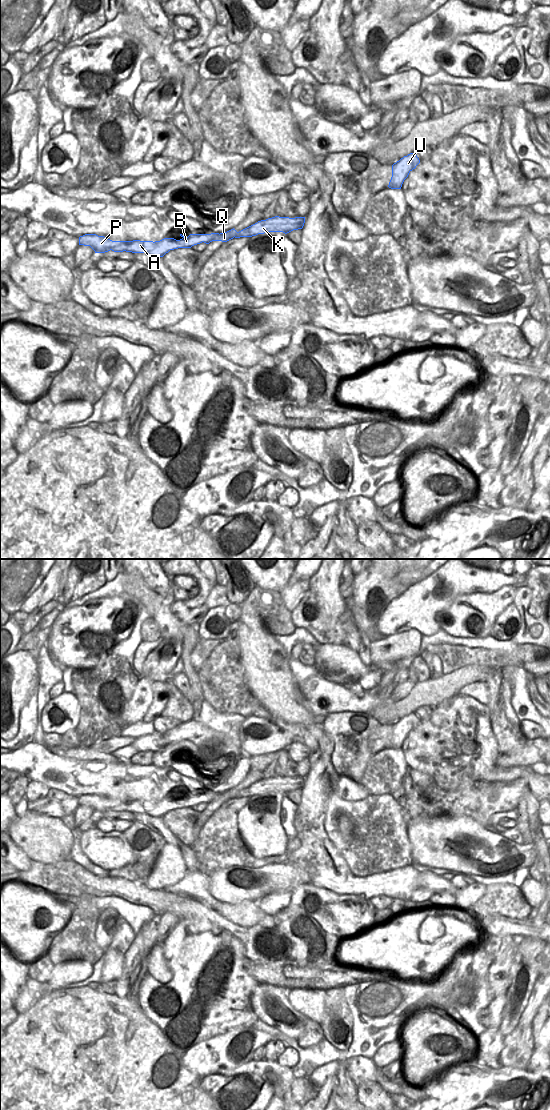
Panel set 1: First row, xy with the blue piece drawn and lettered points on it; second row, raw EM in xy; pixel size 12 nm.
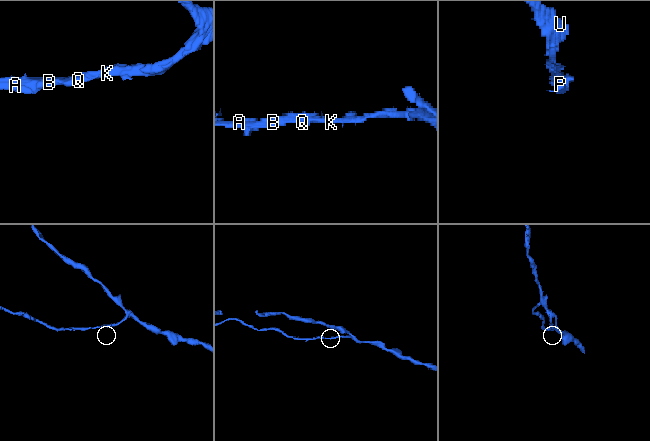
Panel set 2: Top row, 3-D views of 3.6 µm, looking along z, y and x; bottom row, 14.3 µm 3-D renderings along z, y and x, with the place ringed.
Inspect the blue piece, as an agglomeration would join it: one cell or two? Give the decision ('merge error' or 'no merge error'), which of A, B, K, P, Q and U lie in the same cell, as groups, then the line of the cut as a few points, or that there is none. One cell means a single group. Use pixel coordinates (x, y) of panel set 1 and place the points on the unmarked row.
merge error; groups A B K P Q / U; cut xy (392, 731), (400, 738), (402, 743)

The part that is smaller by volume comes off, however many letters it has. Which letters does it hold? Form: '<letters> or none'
A, B, K, P, Q

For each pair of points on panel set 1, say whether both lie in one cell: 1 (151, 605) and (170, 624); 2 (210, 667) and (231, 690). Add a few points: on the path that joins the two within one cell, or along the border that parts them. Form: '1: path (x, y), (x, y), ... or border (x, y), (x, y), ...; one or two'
1: path (156, 610), (165, 619); one
2: path (216, 673), (227, 684); one

